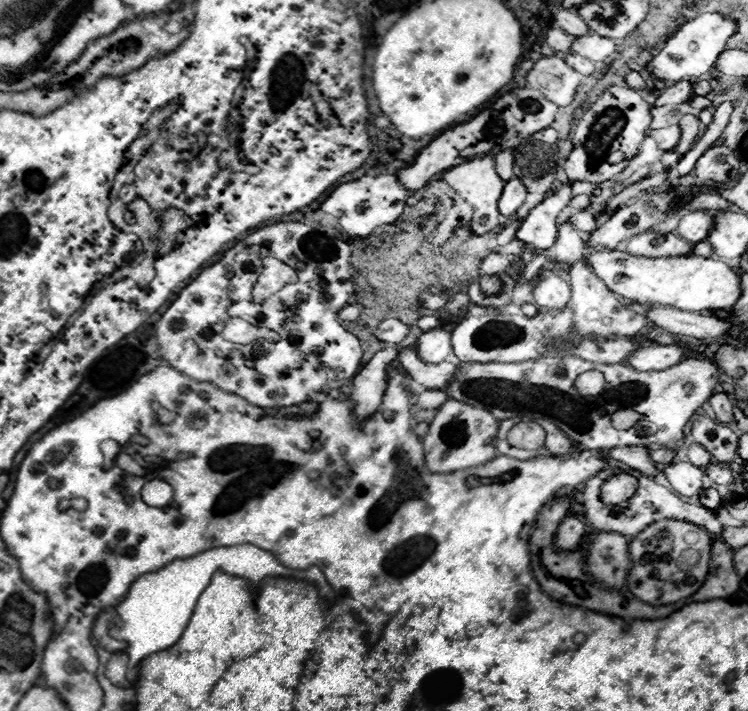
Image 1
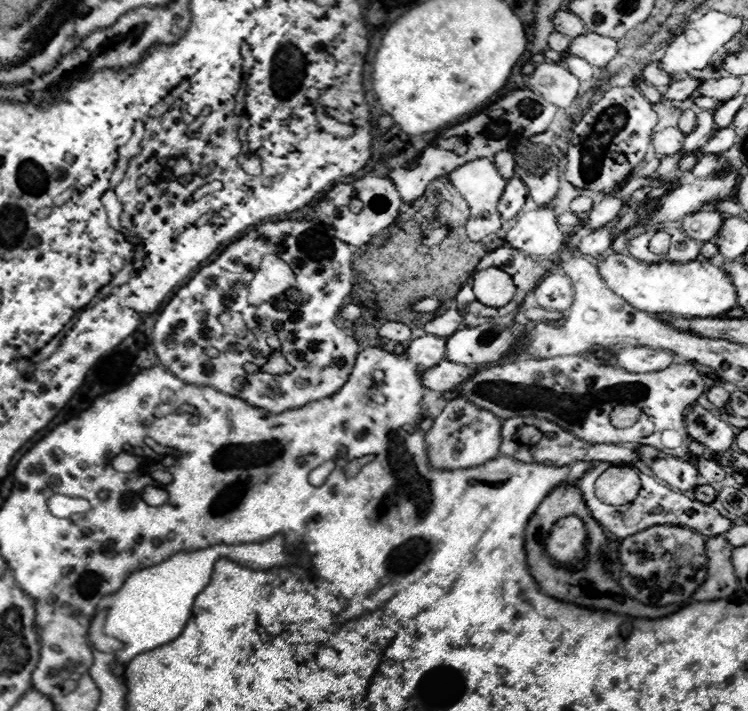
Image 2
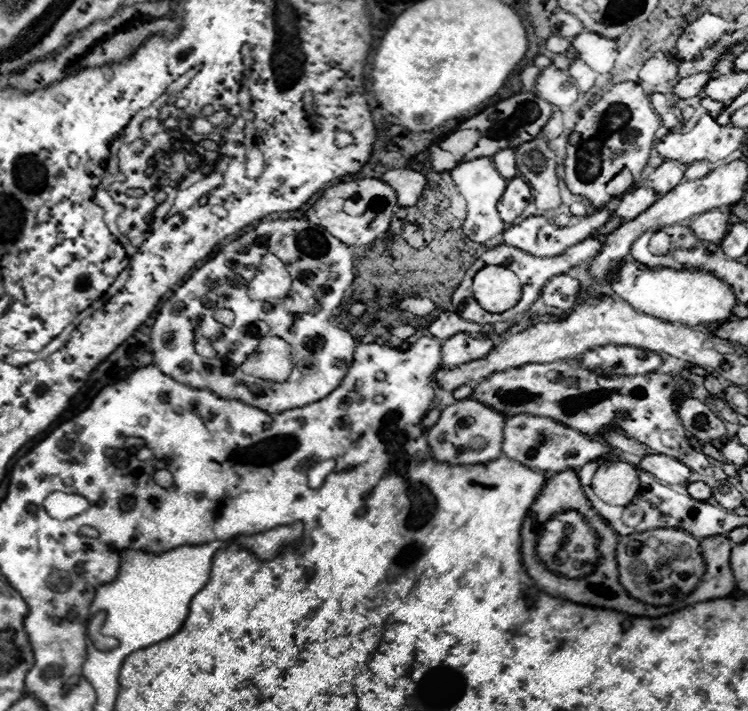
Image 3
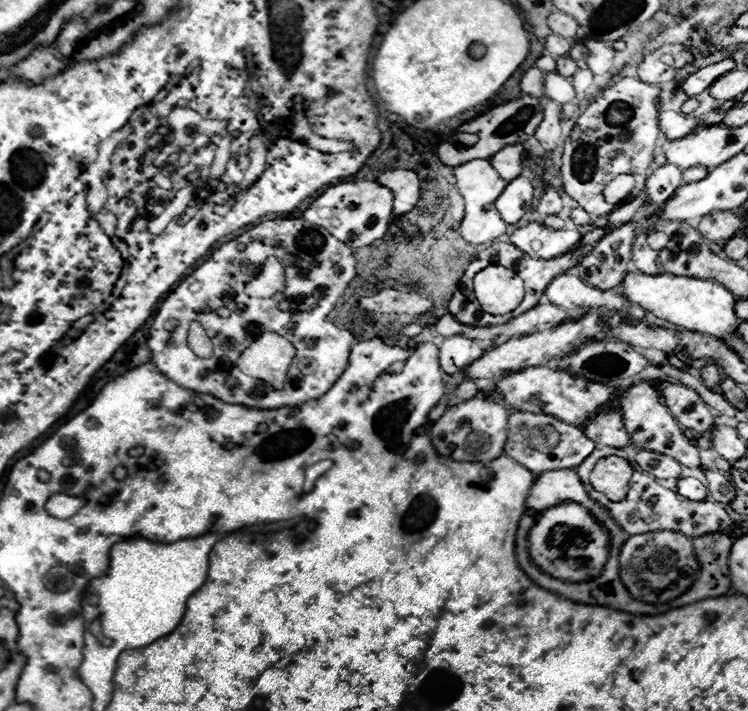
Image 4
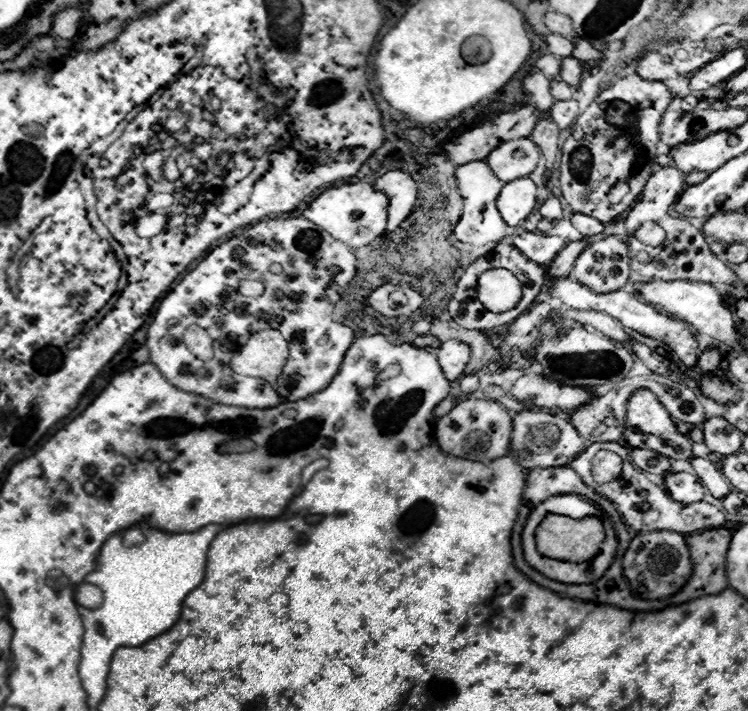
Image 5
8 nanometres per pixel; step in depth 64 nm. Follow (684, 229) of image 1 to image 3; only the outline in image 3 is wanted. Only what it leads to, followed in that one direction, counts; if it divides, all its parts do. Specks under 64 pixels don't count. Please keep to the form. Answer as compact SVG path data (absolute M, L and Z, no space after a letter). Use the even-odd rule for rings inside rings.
M710 210L710 212L704 212L698 218L694 218L690 228L700 240L720 244L724 240L724 236L728 234L728 224L730 224L728 212Z

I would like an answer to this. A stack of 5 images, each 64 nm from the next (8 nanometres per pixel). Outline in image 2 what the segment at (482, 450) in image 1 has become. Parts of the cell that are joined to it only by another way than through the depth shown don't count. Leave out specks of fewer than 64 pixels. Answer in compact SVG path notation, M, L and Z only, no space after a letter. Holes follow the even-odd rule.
M466 398L450 400L424 436L426 452L432 468L444 468L444 470L470 468L496 458L500 454L500 440L502 440L500 428L502 428L502 420L492 412L474 406Z

